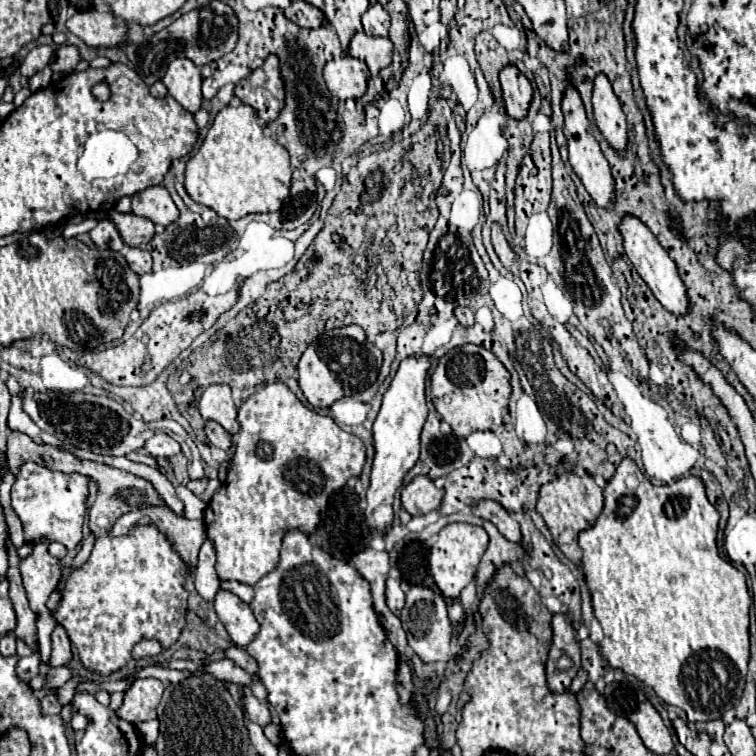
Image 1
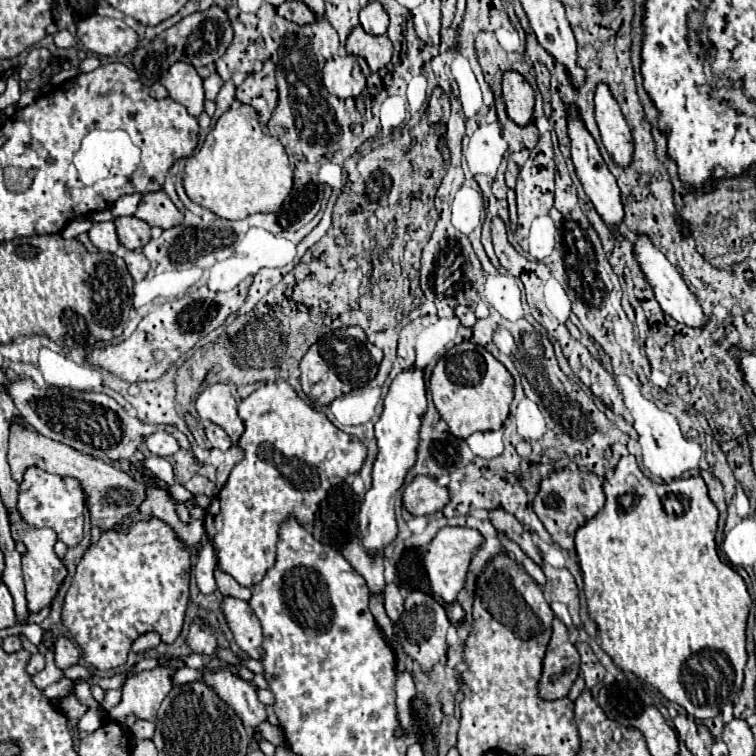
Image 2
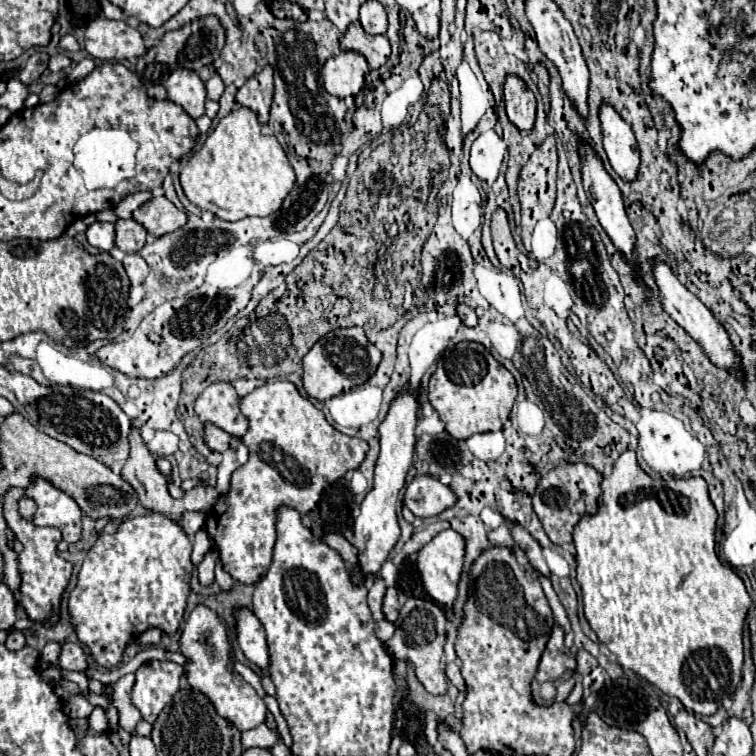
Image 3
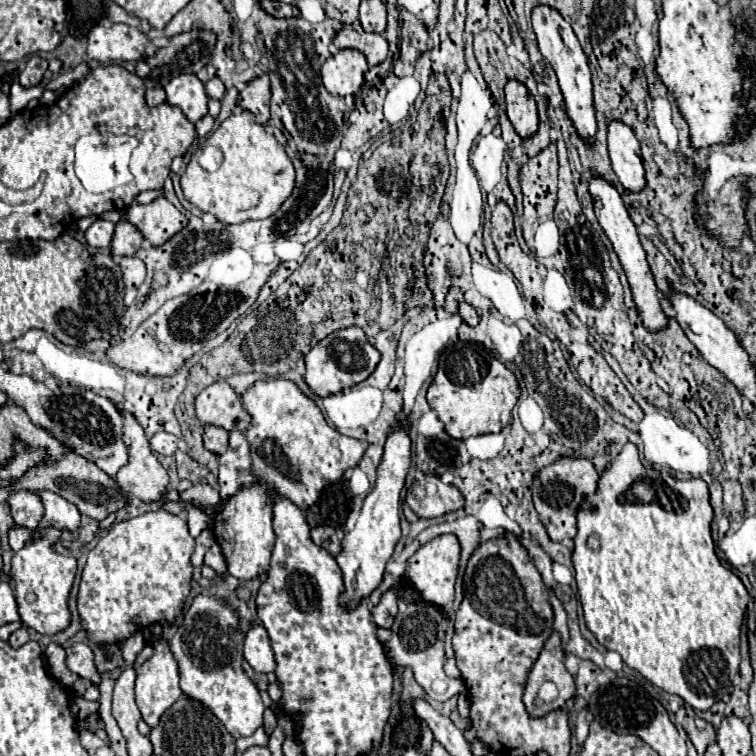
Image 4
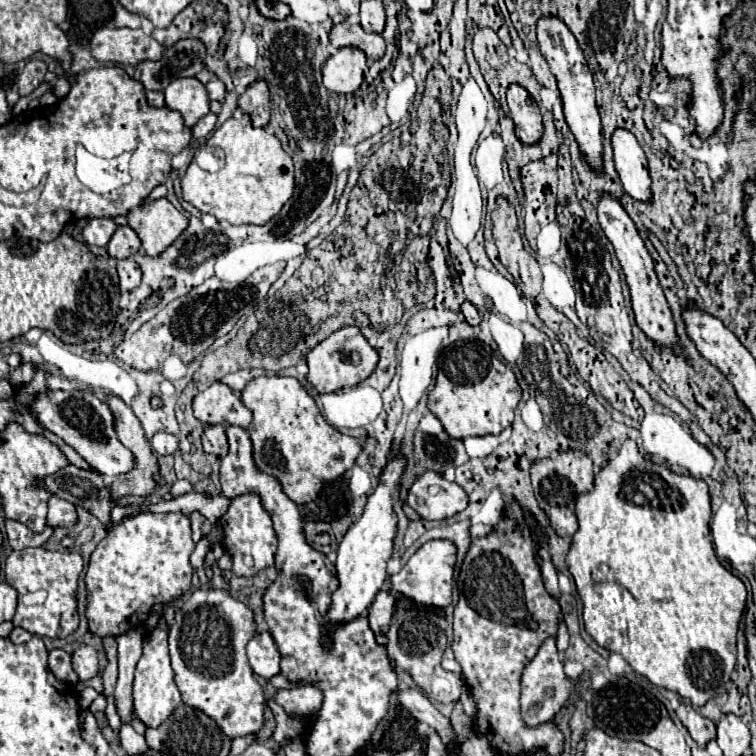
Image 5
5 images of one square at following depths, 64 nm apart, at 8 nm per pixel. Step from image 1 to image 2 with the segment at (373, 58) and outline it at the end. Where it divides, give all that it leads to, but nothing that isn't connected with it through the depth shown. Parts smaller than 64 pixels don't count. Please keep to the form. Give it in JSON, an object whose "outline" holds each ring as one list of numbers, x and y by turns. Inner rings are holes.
{"outline":[[356,26,352,30,352,36,348,36,346,50,348,54,362,56,372,72,384,68,392,58,392,42,388,40,388,36,366,34,360,26]]}

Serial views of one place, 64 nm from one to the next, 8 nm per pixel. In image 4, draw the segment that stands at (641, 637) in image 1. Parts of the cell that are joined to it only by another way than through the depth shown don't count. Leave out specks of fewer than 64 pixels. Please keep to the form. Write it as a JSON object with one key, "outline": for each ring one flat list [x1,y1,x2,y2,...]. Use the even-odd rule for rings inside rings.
{"outline":[[628,442,622,452,612,460,610,468,606,468,598,480,598,490,592,496,586,496,582,500,582,506,578,510,578,534,574,536,574,550,572,550,572,564,574,564,574,576,578,584,580,602,584,608,584,620,588,630,596,636,596,640,606,648,614,650,622,656,624,664,632,670,638,670,646,680,650,680,654,686,678,694,684,698,686,704,690,704,694,710,708,710,724,692,732,688,732,678,738,674,740,664,740,626,744,620,746,604,750,600,748,590,744,588,742,580,728,568,724,568,714,552,714,542,710,536,710,522,712,522,712,506,708,496,708,486,702,478,690,478,690,480,678,480,672,476,662,478,662,474,654,468,646,468,640,462,638,448]]}

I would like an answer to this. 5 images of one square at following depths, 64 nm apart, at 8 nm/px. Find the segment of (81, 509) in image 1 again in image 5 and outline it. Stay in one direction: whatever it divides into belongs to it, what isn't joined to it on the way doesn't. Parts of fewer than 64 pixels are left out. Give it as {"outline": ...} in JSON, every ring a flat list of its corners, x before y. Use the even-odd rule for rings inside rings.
{"outline":[[52,496,48,502,48,524,50,526,70,526,76,520,76,508,74,504]]}

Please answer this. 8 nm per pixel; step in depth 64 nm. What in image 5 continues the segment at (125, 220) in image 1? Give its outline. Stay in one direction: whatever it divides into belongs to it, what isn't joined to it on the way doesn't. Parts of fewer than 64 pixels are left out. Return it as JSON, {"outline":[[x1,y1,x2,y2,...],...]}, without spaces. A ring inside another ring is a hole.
{"outline":[[118,226,106,250,112,258,130,258,140,250,140,238,130,226]]}

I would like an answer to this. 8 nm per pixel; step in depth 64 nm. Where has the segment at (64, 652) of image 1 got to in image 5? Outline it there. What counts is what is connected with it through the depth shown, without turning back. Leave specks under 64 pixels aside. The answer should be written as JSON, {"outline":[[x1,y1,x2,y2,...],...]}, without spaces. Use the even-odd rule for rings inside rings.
{"outline":[[82,644,72,654,72,664,74,664,74,672,78,674,80,682,86,682,98,674,98,658,96,658,96,650,92,646]]}

